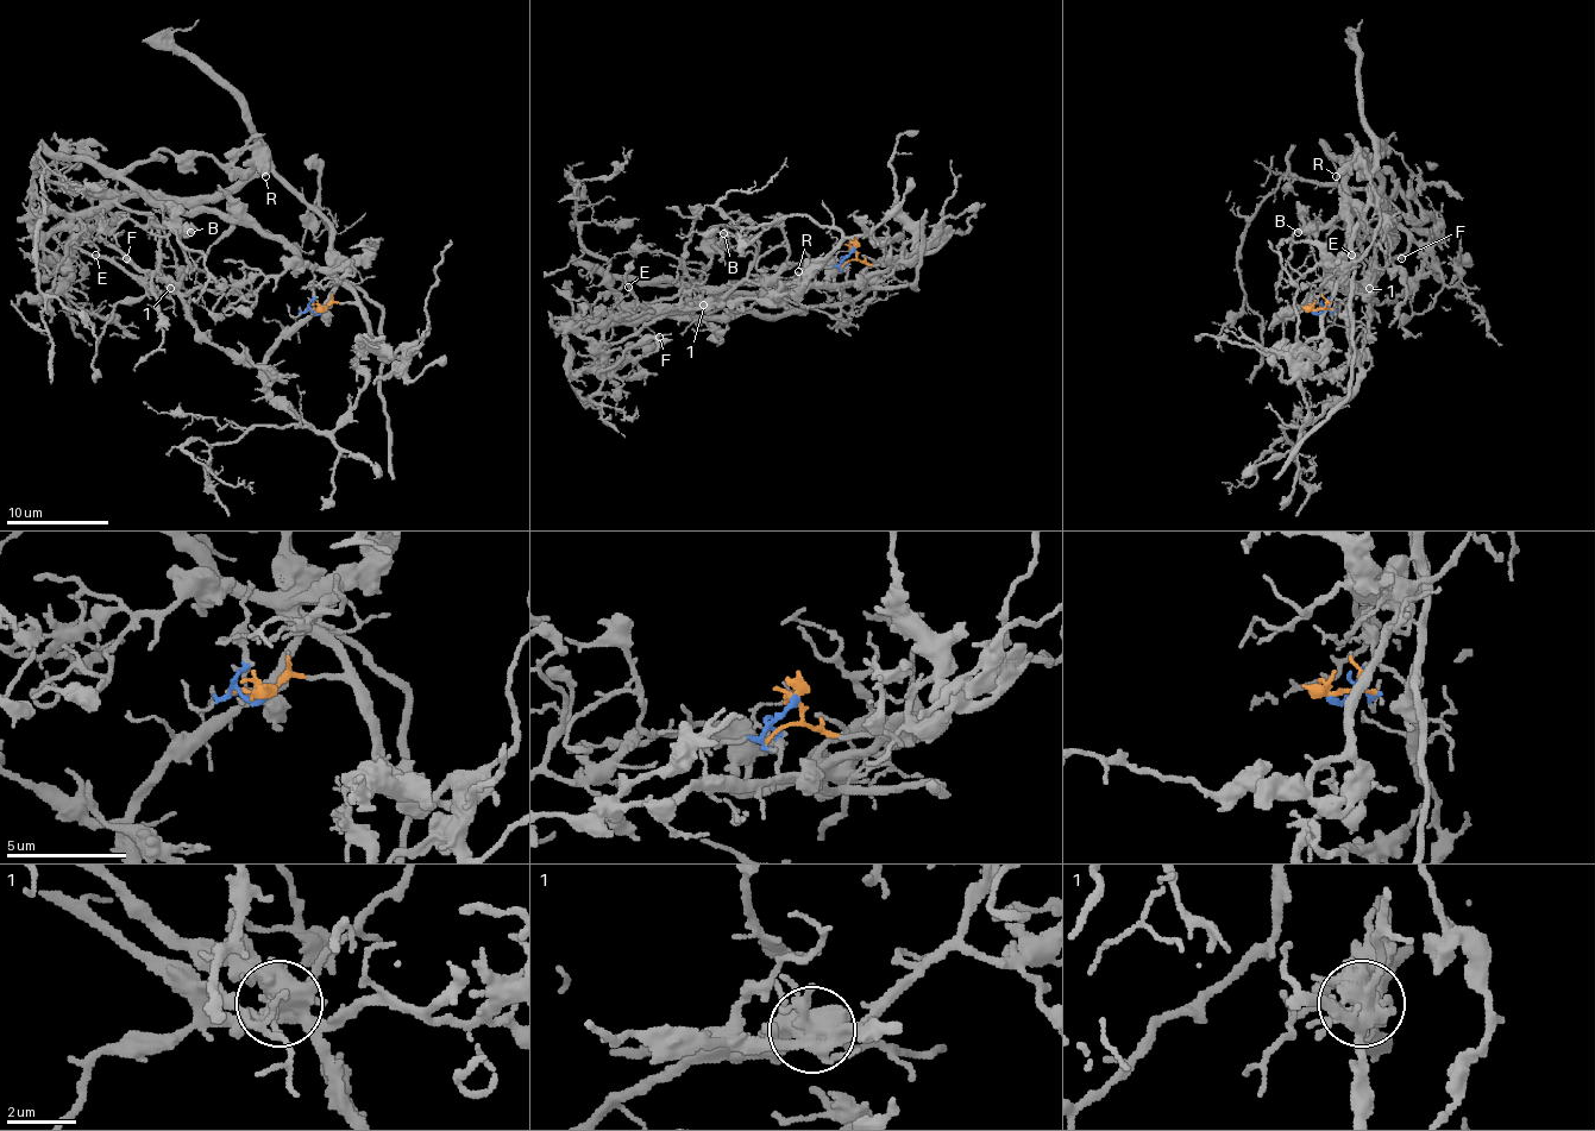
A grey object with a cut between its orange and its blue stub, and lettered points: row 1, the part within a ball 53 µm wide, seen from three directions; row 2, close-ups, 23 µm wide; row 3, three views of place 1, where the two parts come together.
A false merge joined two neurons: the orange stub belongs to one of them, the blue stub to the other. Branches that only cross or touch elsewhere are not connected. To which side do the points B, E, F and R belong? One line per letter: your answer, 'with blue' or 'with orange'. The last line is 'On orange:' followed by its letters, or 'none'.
B: with orange
E: with blue
F: with blue
R: with orange
On orange: B, R

